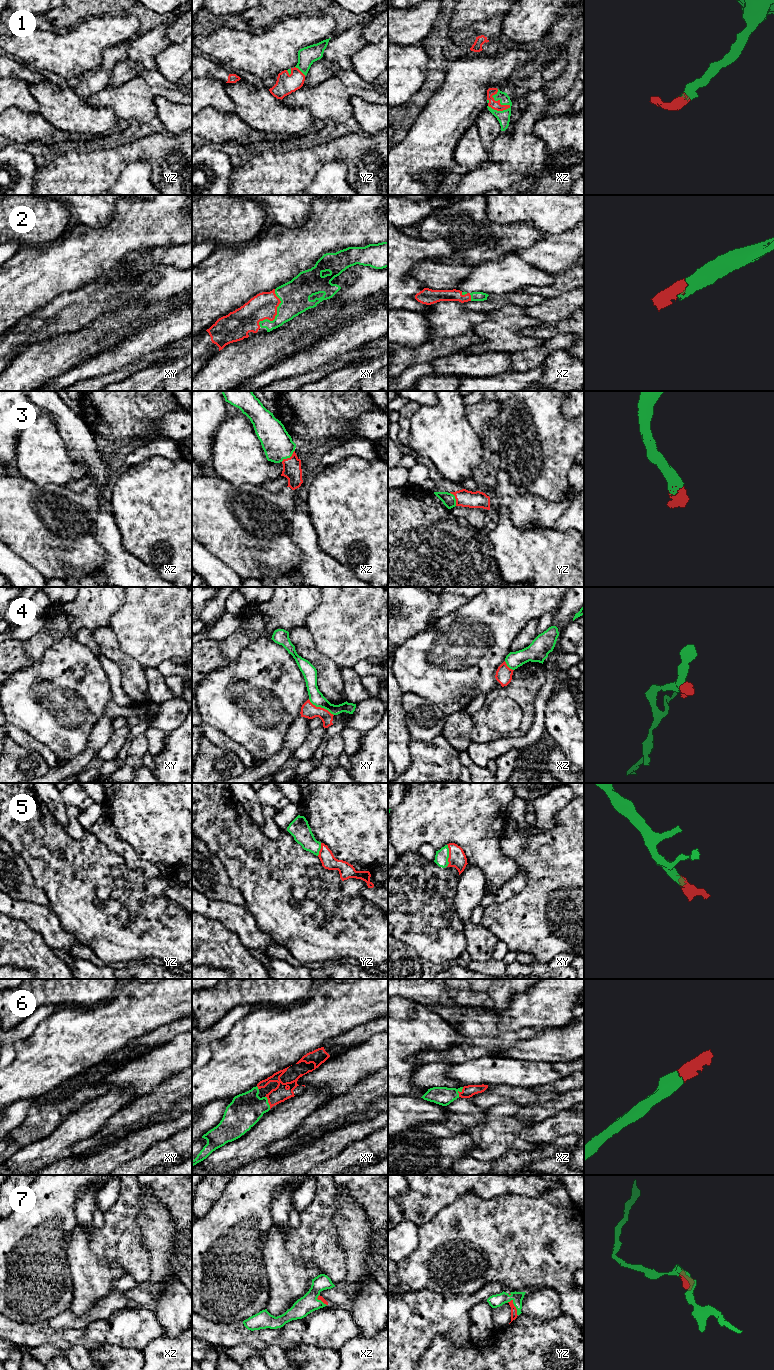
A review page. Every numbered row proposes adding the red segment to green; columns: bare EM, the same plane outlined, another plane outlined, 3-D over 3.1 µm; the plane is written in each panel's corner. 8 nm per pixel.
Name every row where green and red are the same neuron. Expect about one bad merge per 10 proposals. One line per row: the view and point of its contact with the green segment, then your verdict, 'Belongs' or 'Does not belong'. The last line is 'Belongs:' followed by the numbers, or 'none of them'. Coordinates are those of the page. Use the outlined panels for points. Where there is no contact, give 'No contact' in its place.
1: Touches green at xz (500, 103). Belongs
2: Touches green at xy (277, 313). Belongs
3: Touches green at xz (288, 457). Belongs
4: Touches green at xy (321, 707). Belongs
5: Touches green at xy (448, 855). Belongs
6: Touches green at xz (460, 1091). Belongs
7: Touches green at yz (515, 1306). Belongs
Belongs: 1, 2, 3, 4, 5, 6, 7

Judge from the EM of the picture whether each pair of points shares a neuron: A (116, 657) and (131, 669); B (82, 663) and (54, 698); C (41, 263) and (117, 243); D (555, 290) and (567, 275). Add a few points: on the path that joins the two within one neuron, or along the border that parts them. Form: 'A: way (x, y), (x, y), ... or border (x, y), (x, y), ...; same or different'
A: way (120, 659), (127, 665); same
B: way (73, 672), (69, 676), (68, 684), (63, 689); same
C: way (60, 263), (72, 263), (88, 252), (98, 250); same
D: way (559, 286), (566, 279); same

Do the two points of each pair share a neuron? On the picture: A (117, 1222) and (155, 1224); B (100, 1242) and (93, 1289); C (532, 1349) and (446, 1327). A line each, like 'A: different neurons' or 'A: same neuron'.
A: different neurons
B: different neurons
C: different neurons

